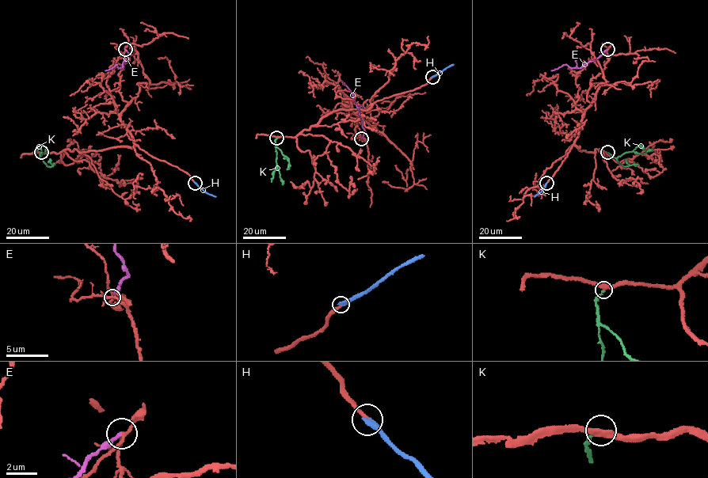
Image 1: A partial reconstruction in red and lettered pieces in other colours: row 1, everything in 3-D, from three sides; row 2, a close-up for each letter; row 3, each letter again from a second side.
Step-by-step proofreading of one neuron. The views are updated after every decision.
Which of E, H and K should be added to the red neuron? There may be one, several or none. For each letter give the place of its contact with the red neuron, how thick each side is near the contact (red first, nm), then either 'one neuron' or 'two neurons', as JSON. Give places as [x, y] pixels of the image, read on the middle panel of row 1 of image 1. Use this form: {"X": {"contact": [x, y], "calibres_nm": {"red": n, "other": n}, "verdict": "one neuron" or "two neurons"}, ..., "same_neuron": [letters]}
{"E": {"contact": [361, 138], "calibres_nm": {"red": 190, "other": 280}, "verdict": "two neurons"}, "H": {"contact": [432, 77], "calibres_nm": {"red": 240, "other": 360}, "verdict": "one neuron"}, "K": {"contact": [276, 138], "calibres_nm": {"red": 400, "other": 170}, "verdict": "one neuron"}, "same_neuron": ["H", "K"]}

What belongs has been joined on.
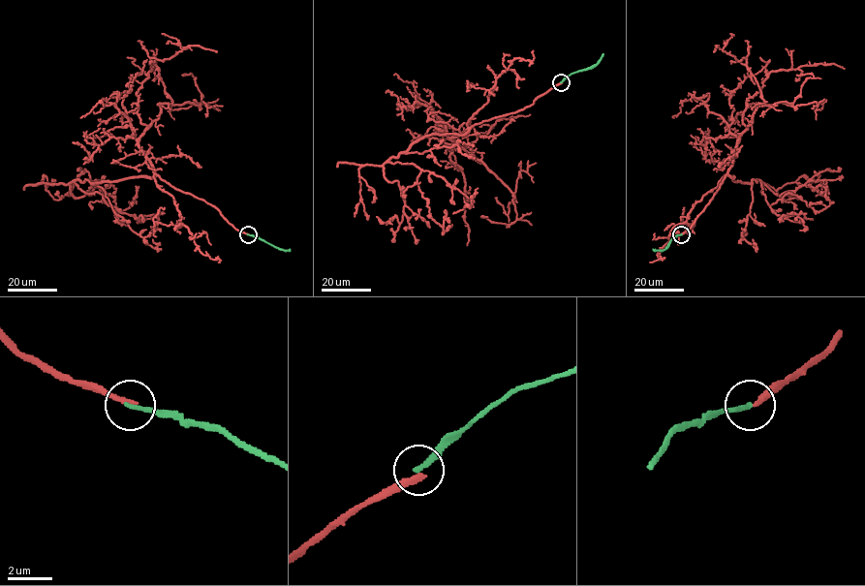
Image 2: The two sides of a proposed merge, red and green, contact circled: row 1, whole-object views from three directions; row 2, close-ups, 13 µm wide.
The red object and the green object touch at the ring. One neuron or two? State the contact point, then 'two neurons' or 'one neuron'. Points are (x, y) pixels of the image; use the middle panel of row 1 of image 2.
at (561, 82); two neurons

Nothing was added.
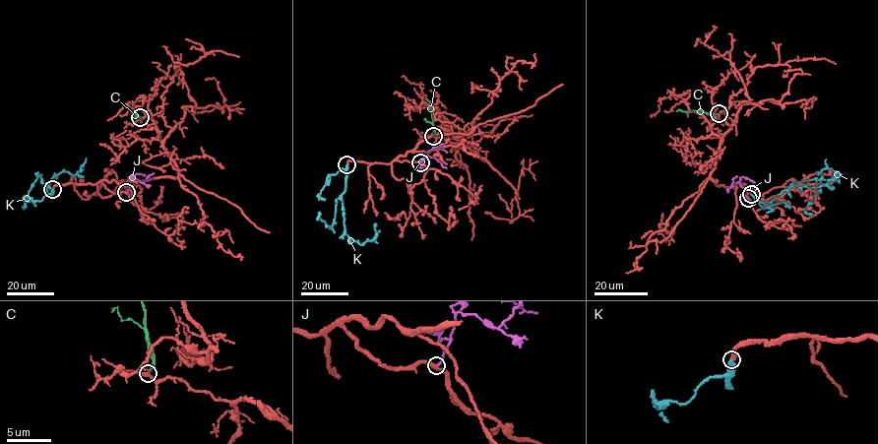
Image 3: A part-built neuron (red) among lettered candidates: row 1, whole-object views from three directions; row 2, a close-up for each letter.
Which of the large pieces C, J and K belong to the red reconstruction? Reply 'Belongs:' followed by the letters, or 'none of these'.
Belongs: K

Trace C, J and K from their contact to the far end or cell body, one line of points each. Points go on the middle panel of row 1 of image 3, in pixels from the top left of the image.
C: (433, 136), (430, 103), (426, 98)
J: (420, 162), (426, 155), (435, 158), (447, 168)
K: (346, 164), (345, 191), (341, 199), (344, 232), (363, 244), (376, 235), (374, 223)

